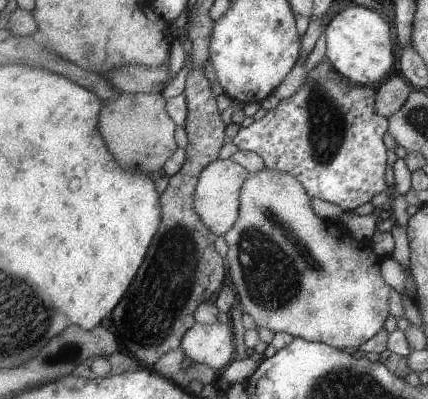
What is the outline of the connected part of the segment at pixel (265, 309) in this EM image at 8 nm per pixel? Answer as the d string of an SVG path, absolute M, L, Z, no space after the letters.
M266 167L254 174L248 173L240 195L239 218L235 226L223 234L229 248L225 257L228 259L228 274L236 286L238 305L244 313L252 316L259 328L268 328L274 333L287 332L294 337L340 349L362 349L364 343L382 331L382 324L388 316L391 286L382 280L380 258L372 248L372 240L354 240L346 232L344 246L340 222L334 222L334 232L328 232L332 224L316 216L310 204L312 198L304 190L304 185L288 172Z

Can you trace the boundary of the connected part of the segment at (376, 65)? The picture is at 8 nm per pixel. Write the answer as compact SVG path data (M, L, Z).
M352 4L344 7L330 22L328 22L328 26L326 26L326 54L325 57L332 63L332 66L343 76L349 79L356 84L360 84L360 86L376 86L376 82L382 82L382 78L392 70L392 66L394 66L394 46L390 44L392 42L392 34L388 32L388 22L380 16L380 14L376 14L376 12L372 12L372 10L368 10L368 7L364 5Z

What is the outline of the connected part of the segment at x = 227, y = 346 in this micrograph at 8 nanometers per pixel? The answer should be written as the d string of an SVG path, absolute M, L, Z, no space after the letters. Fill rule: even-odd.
M198 324L184 336L184 354L193 362L221 371L234 356L234 332L231 324Z

